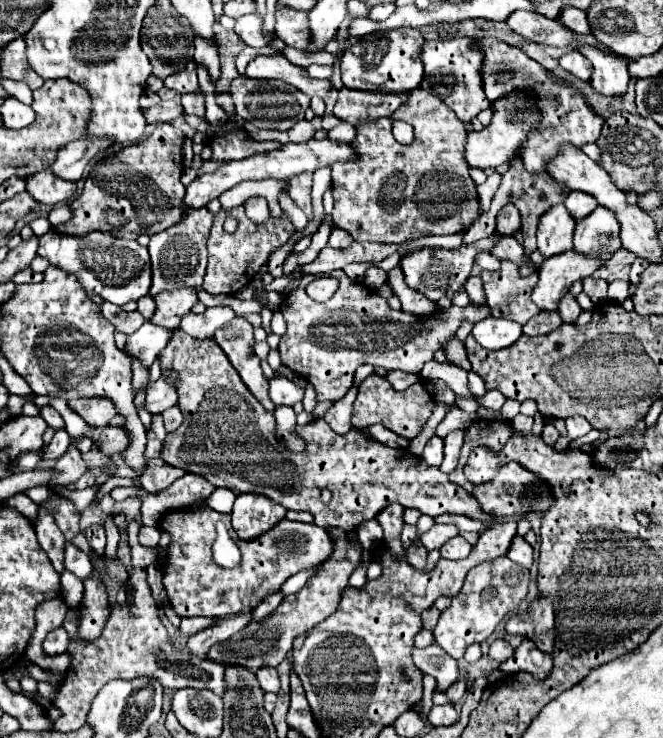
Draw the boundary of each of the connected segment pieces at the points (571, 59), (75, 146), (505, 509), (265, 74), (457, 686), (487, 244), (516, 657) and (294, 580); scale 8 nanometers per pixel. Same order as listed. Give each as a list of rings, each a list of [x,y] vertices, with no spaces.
[[[570,51],[570,53],[562,55],[560,57],[560,65],[562,65],[562,69],[566,69],[572,75],[576,75],[578,79],[590,81],[590,73],[592,73],[590,61],[586,61],[586,57],[582,57],[582,53]]]
[[[80,137],[78,141],[70,141],[58,151],[52,171],[66,181],[78,181],[88,161],[110,145],[114,145],[114,141],[98,141],[98,137]]]
[[[478,421],[472,423],[468,429],[466,429],[466,437],[464,437],[464,447],[462,447],[462,455],[460,455],[460,463],[458,467],[448,475],[452,483],[464,487],[468,493],[472,493],[480,507],[494,515],[494,517],[512,517],[512,515],[526,515],[530,511],[546,511],[550,509],[550,505],[554,503],[554,497],[550,495],[550,485],[546,485],[546,481],[542,481],[536,473],[530,473],[528,469],[522,469],[522,465],[516,465],[514,461],[512,463],[506,463],[506,467],[500,469],[498,477],[494,477],[492,481],[484,483],[484,485],[474,485],[470,481],[466,481],[466,477],[462,475],[462,467],[466,463],[466,457],[470,453],[470,447],[476,447],[478,445],[478,429],[482,431],[482,427],[478,427]]]
[[[282,53],[278,55],[258,55],[248,63],[246,75],[250,79],[280,79],[286,81],[288,85],[294,85],[300,89],[304,95],[320,95],[322,99],[330,95],[332,85],[328,79],[312,79],[306,69],[292,65]]]
[[[458,679],[458,681],[452,683],[444,693],[446,693],[446,697],[450,699],[450,703],[458,703],[458,701],[462,699],[464,691],[466,691],[466,681],[464,681],[464,679]]]
[[[494,233],[486,239],[480,239],[472,245],[462,245],[458,249],[422,249],[422,251],[416,251],[416,253],[410,253],[406,257],[402,257],[400,261],[400,267],[404,271],[404,277],[406,277],[406,283],[408,287],[412,287],[414,291],[420,291],[422,295],[430,297],[430,301],[438,301],[440,297],[444,295],[452,295],[454,291],[458,291],[464,281],[470,277],[470,269],[474,265],[474,257],[480,253],[480,251],[490,251],[494,243],[498,243],[504,235],[500,233]]]
[[[524,639],[514,655],[500,665],[502,671],[506,673],[518,673],[518,671],[528,671],[538,679],[546,679],[552,669],[552,659],[550,655],[542,653],[530,639]]]
[[[314,569],[300,571],[300,573],[296,573],[294,577],[286,579],[286,585],[282,585],[280,593],[282,593],[282,595],[292,595],[292,593],[298,593],[298,591],[306,585],[306,581],[308,581],[308,577],[310,577],[310,575],[314,575]]]

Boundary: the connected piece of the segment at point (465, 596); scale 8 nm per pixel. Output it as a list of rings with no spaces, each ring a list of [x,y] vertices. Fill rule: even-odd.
[[[498,557],[494,561],[486,561],[470,569],[466,581],[458,595],[452,597],[452,607],[442,611],[440,621],[434,629],[436,643],[446,649],[454,659],[460,659],[468,645],[486,641],[492,631],[504,621],[510,613],[518,611],[520,603],[528,593],[528,569],[510,561],[508,557]]]

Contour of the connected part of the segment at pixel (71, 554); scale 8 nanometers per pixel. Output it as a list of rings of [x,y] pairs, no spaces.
[[[66,541],[66,553],[64,553],[64,557],[66,557],[64,559],[66,569],[72,571],[72,573],[76,573],[80,579],[84,579],[90,573],[90,569],[92,569],[90,557],[80,547],[76,547],[74,543]]]

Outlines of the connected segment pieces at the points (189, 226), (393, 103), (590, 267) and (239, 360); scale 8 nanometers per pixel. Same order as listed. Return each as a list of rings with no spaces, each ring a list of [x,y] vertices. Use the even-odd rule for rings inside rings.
[[[206,207],[188,209],[176,225],[150,237],[148,251],[152,259],[152,289],[150,289],[152,297],[166,289],[178,289],[178,287],[196,287],[198,291],[202,291],[202,279],[206,273],[206,241],[212,223],[214,215]]]
[[[346,89],[338,91],[338,101],[334,105],[334,115],[338,119],[346,119],[348,123],[356,125],[364,119],[376,117],[392,117],[392,113],[406,103],[410,93],[362,93],[360,89]]]
[[[574,251],[546,259],[538,273],[540,281],[532,291],[532,301],[540,311],[558,311],[560,299],[568,293],[570,285],[586,275],[592,275],[598,267],[600,263],[596,259],[582,257]]]
[[[236,317],[218,329],[214,339],[230,359],[234,369],[240,373],[246,387],[254,393],[254,397],[266,410],[274,412],[275,404],[268,397],[268,379],[264,377],[260,359],[252,349],[254,345],[252,325],[246,319]]]

